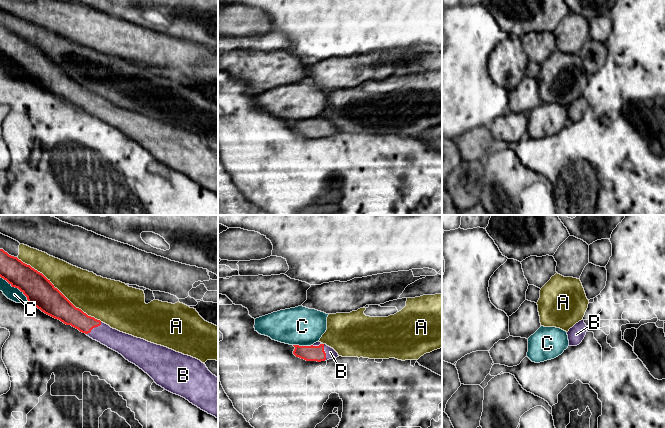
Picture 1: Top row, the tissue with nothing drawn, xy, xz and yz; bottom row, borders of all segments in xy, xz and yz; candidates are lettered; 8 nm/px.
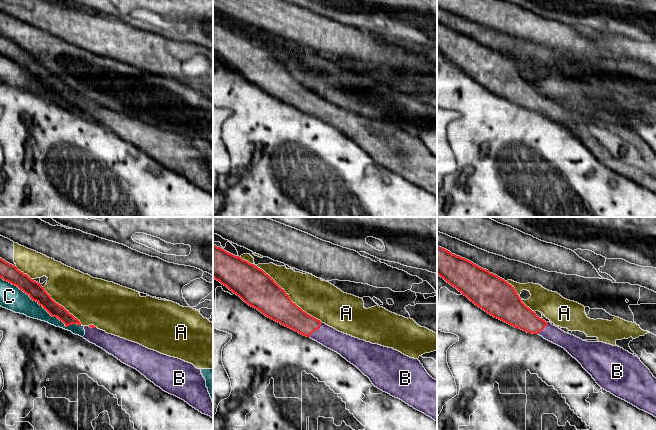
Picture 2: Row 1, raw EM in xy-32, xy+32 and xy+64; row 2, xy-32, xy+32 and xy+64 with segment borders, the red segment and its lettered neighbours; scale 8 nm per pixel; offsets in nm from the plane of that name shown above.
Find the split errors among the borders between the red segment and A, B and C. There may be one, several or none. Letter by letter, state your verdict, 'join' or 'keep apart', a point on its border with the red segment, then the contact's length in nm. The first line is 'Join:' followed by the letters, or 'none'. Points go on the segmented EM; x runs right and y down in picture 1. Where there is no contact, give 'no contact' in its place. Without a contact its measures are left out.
Join: B
A: keep apart; meets red in xy at (58, 290); contact 850 nm long
B: join; meets red in xz at (323, 347); contact 170 nm long
C: keep apart; meets red in xy at (18, 288); contact 360 nm long

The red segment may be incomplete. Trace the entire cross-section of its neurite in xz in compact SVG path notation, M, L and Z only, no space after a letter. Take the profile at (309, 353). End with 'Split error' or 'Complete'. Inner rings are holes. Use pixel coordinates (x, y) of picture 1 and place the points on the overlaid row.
M319 341L311 346L293 346L295 347L293 354L306 361L321 362L339 357L338 353L333 348Z. Split error

